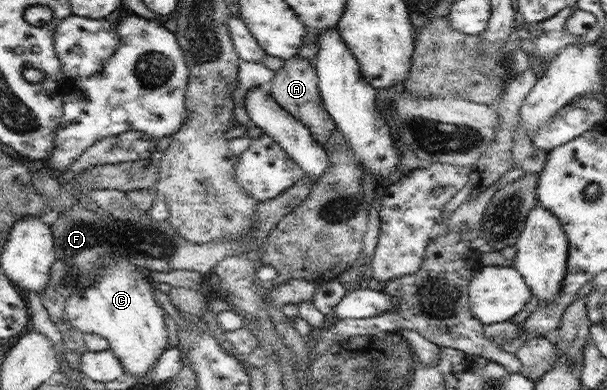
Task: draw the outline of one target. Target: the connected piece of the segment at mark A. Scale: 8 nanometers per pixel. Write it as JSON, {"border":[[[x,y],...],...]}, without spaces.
{"border":[[[297,55],[294,62],[285,61],[283,68],[273,76],[272,88],[269,91],[279,106],[282,106],[290,115],[293,115],[311,130],[317,144],[324,145],[329,140],[331,133],[335,131],[336,124],[325,110],[323,99],[319,95],[318,78],[313,60],[305,60]]]}

